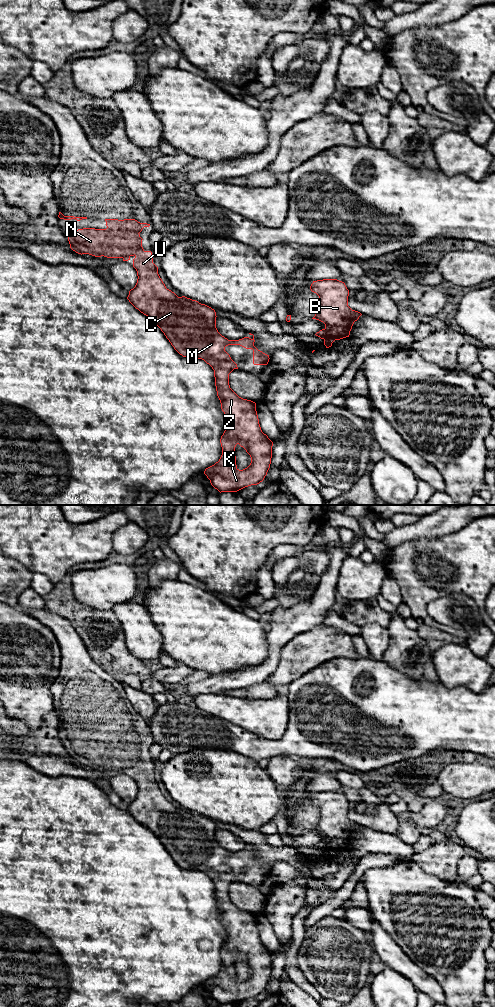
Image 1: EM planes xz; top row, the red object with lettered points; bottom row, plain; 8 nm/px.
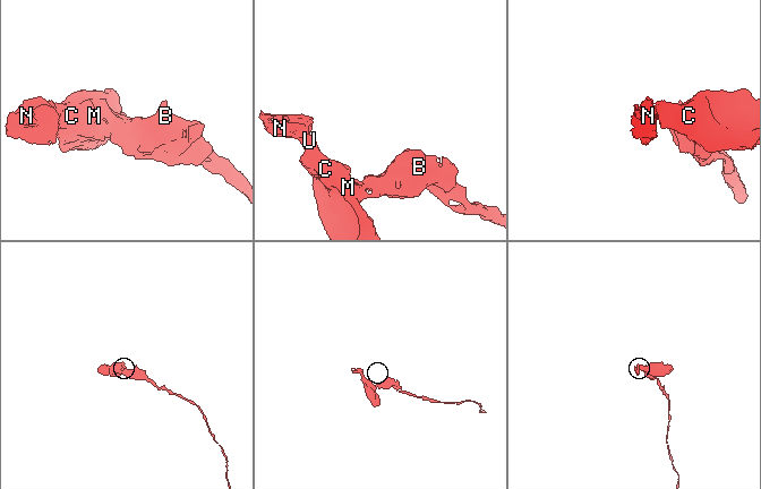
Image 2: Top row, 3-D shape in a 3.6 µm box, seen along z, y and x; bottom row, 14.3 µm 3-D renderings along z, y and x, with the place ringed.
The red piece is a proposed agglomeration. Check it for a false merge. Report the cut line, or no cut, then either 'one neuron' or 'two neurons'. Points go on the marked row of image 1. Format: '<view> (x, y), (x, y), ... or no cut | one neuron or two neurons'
no cut | one neuron

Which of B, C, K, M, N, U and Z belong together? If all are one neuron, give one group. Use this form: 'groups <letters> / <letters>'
groups B C K M N U Z

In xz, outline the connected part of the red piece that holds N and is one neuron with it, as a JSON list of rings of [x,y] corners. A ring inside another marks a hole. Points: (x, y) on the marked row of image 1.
[[[105,219],[105,221],[107,226],[106,229],[83,228],[67,231],[70,248],[81,255],[89,254],[95,257],[104,256],[107,258],[122,258],[123,261],[130,260],[131,256],[135,257],[133,259],[133,267],[137,271],[138,279],[135,287],[129,291],[129,295],[127,297],[129,302],[141,313],[148,316],[161,329],[171,345],[180,355],[183,357],[202,359],[214,370],[217,396],[221,403],[221,409],[227,418],[227,426],[220,439],[222,455],[218,462],[205,469],[204,474],[210,480],[211,485],[220,493],[237,492],[245,487],[259,484],[264,480],[270,468],[273,442],[261,430],[256,411],[256,403],[239,397],[230,388],[229,374],[234,369],[238,369],[238,367],[237,364],[231,359],[230,355],[225,351],[225,347],[228,345],[240,345],[246,349],[252,349],[254,365],[267,365],[270,359],[269,355],[263,353],[254,346],[254,335],[251,333],[249,334],[253,336],[252,339],[249,337],[244,337],[239,340],[228,340],[222,336],[216,328],[217,316],[214,309],[185,296],[178,297],[174,292],[166,288],[158,274],[158,267],[153,263],[152,252],[145,251],[142,247],[143,239],[140,237],[139,233],[144,227],[149,227],[150,224],[140,223],[135,219]],[[237,444],[243,447],[251,457],[250,465],[243,470],[239,470],[236,465],[235,447]]]

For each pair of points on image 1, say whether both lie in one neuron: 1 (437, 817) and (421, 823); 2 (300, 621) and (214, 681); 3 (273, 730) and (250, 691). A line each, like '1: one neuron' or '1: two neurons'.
1: one neuron
2: one neuron
3: two neurons

